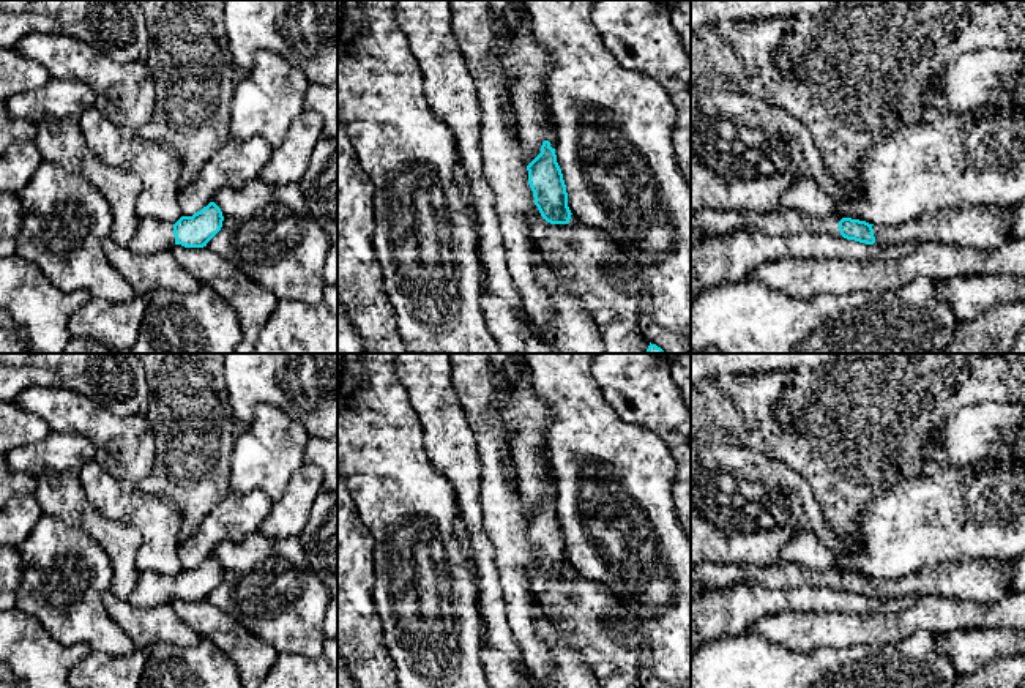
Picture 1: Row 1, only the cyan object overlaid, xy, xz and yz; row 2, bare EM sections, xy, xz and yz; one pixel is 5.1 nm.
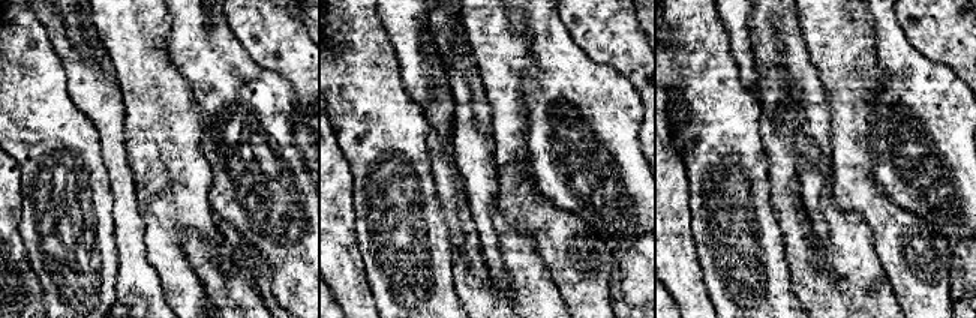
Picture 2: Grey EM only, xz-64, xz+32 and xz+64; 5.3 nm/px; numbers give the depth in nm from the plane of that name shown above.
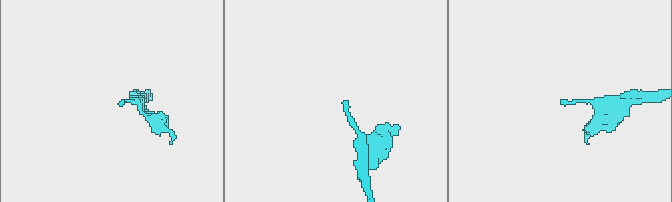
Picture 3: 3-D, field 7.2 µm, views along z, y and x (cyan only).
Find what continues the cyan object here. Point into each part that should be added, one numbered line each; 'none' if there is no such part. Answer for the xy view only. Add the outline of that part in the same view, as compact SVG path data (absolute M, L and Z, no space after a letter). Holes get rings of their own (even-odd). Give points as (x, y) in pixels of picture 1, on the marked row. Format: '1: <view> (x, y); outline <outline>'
1: xy (152, 235); outline M156 218L140 219L128 248L137 256L169 251L175 245L173 224Z

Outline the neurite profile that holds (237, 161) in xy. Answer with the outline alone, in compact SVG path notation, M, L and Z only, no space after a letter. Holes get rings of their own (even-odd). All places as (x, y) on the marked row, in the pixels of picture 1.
M260 136L248 140L229 139L200 169L199 175L183 185L178 204L183 216L192 216L224 186L240 188L259 177L273 153L273 147Z

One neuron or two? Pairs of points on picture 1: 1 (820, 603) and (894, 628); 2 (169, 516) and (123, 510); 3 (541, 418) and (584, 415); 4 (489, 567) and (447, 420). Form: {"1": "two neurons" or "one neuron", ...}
{"1": "two neurons", "2": "one neuron", "3": "two neurons", "4": "one neuron"}

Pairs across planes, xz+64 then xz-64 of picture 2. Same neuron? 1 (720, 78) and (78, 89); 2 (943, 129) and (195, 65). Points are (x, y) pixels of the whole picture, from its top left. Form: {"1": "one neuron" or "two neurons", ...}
{"1": "two neurons", "2": "one neuron"}

